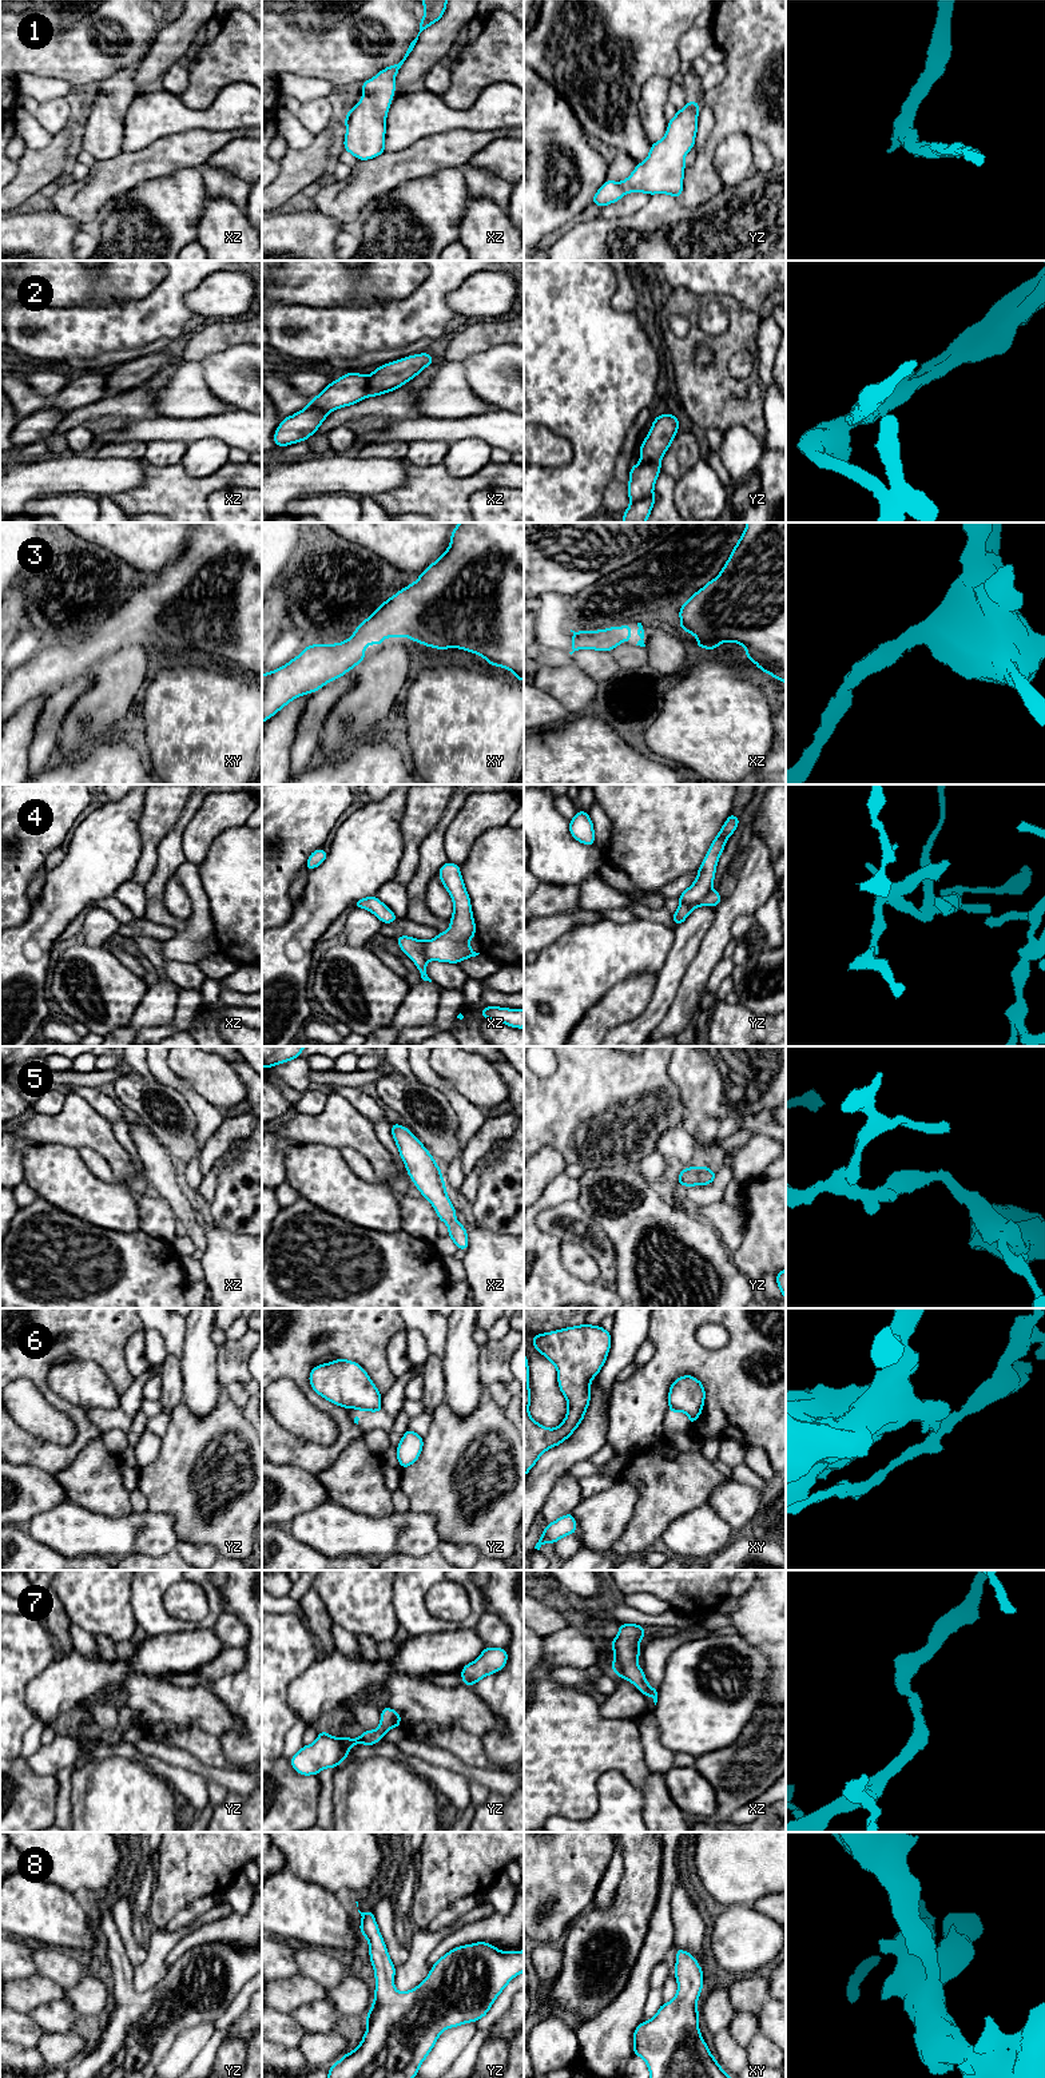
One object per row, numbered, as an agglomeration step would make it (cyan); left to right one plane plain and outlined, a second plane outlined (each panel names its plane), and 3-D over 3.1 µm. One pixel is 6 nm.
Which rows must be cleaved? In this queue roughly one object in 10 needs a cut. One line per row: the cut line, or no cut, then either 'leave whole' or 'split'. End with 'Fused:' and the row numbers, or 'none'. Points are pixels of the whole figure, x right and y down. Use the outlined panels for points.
1: cut none; leave whole
2: cut none; leave whole
3: cut none; leave whole
4: cut none; leave whole
5: cut none; leave whole
6: cut yz (380, 1406), (376, 1409), (360, 1409); split
7: cut none; leave whole
8: cut none; leave whole
Fused: 6

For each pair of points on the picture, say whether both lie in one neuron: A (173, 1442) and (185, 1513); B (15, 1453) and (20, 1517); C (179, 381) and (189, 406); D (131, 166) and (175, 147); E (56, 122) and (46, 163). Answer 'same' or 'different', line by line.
A: same
B: different
C: same
D: same
E: different

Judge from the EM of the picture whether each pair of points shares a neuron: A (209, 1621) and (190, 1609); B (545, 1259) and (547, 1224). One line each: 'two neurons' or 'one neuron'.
A: two neurons
B: two neurons

